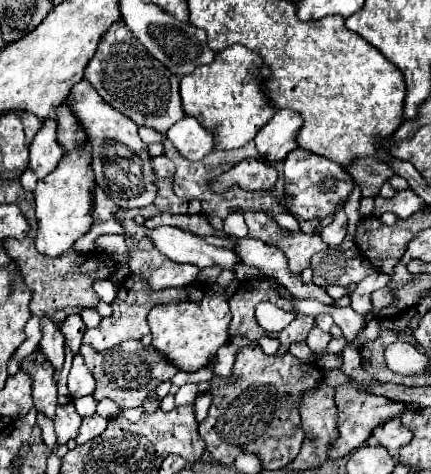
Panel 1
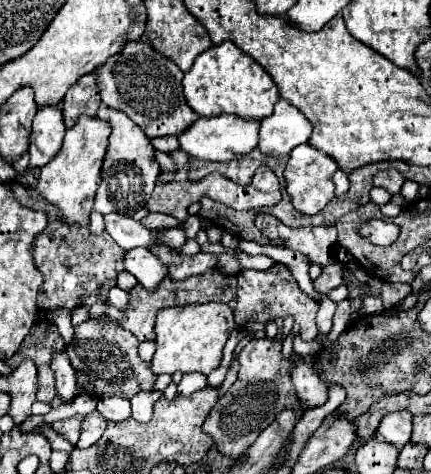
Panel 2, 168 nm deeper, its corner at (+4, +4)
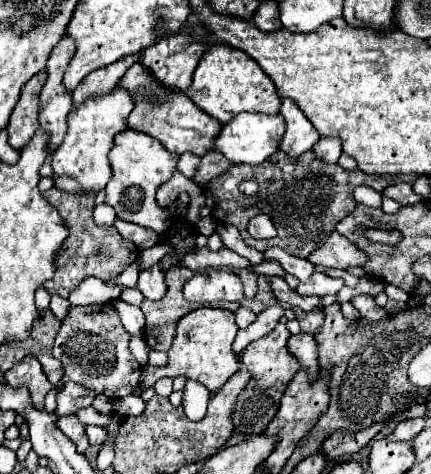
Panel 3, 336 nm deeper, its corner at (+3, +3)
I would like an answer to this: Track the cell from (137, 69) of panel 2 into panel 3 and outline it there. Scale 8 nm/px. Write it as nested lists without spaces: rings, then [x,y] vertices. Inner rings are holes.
[[[137,60],[123,74],[123,78],[119,80],[117,86],[127,90],[131,100],[133,100],[133,104],[135,104],[133,112],[127,118],[127,126],[129,128],[151,134],[169,152],[175,152],[175,154],[193,152],[193,154],[201,156],[203,152],[211,150],[211,140],[219,134],[219,128],[221,128],[219,120],[215,120],[209,114],[205,114],[203,110],[195,108],[195,104],[191,104],[191,100],[185,96],[185,92],[161,84],[153,76],[153,72],[141,64],[141,60]]]

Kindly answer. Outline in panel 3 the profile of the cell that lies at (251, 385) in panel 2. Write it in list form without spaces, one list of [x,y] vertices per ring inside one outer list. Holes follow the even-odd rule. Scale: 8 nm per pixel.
[[[277,324],[273,328],[271,334],[251,342],[243,354],[241,354],[241,362],[243,366],[249,370],[251,374],[251,380],[247,382],[247,386],[243,388],[243,392],[239,394],[237,398],[237,406],[233,410],[233,428],[235,432],[243,434],[245,438],[253,438],[253,436],[259,436],[267,424],[273,420],[273,416],[277,414],[277,408],[279,408],[279,402],[281,402],[281,396],[283,392],[287,390],[287,384],[289,380],[299,372],[299,362],[287,352],[287,338],[291,336],[291,332],[287,330],[285,324]]]

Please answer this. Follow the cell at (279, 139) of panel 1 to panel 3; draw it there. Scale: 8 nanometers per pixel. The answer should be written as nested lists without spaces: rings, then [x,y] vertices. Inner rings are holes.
[[[283,100],[281,102],[281,110],[279,114],[285,118],[285,132],[279,140],[279,150],[297,158],[303,152],[311,150],[313,144],[321,138],[313,124],[299,112],[299,108],[295,108],[293,100]]]

